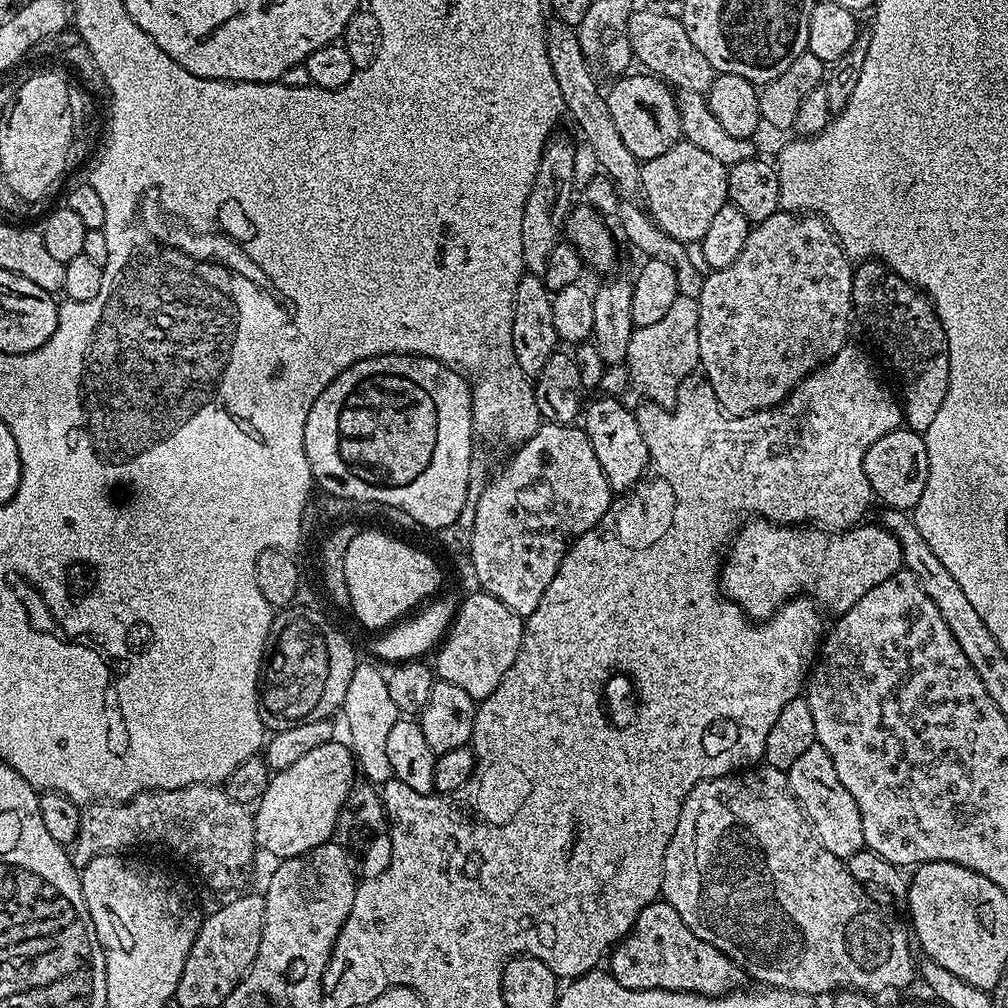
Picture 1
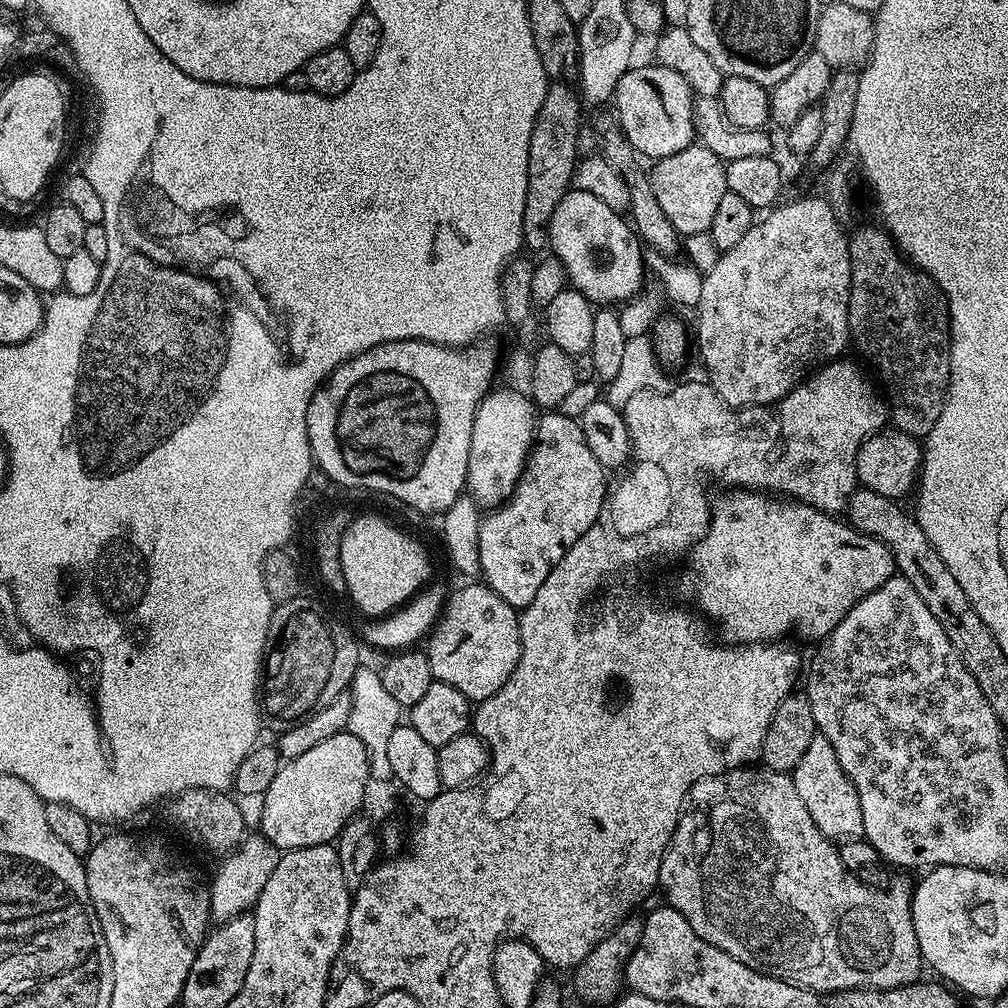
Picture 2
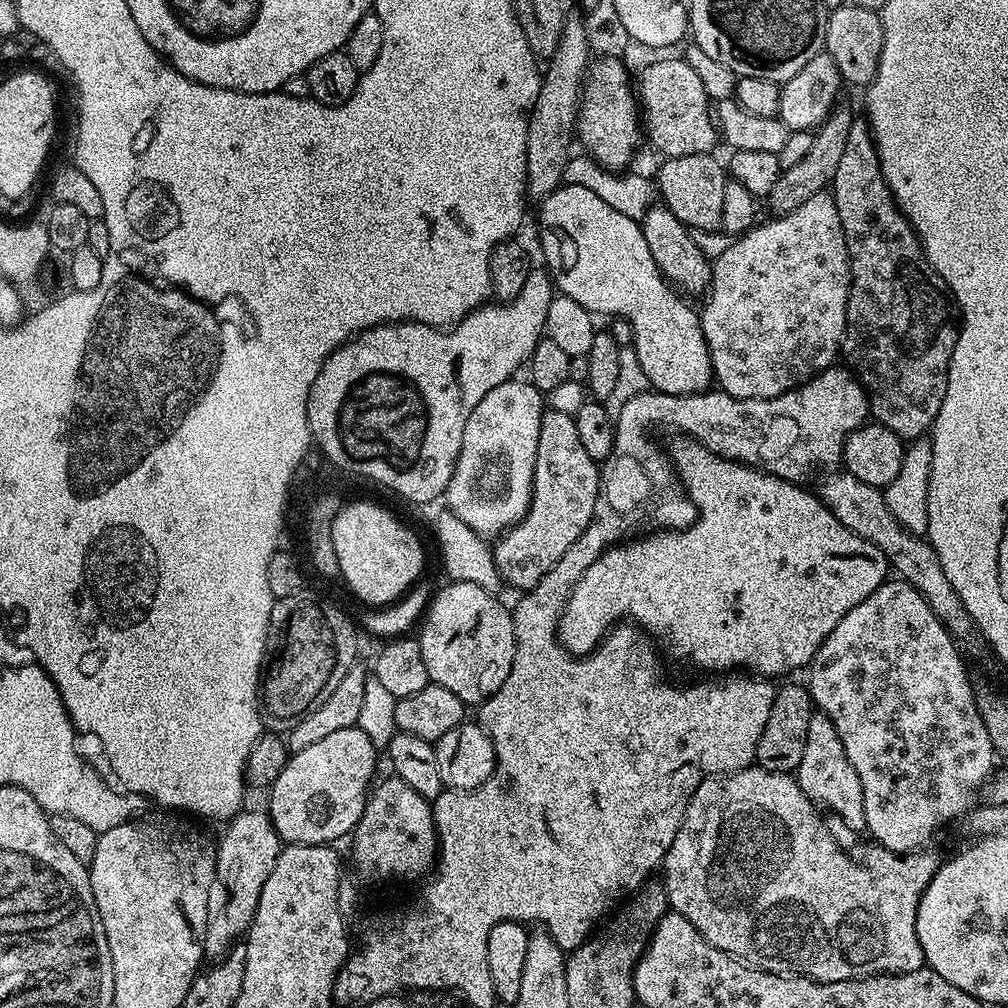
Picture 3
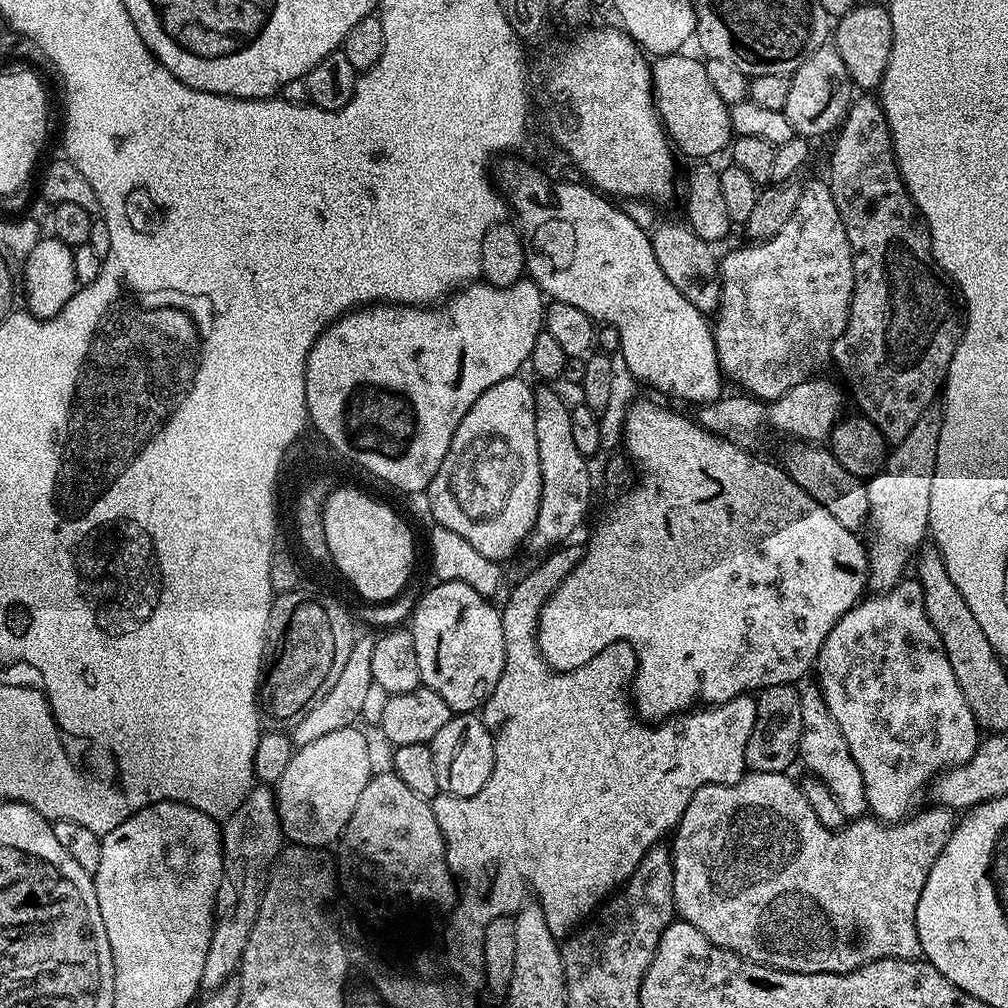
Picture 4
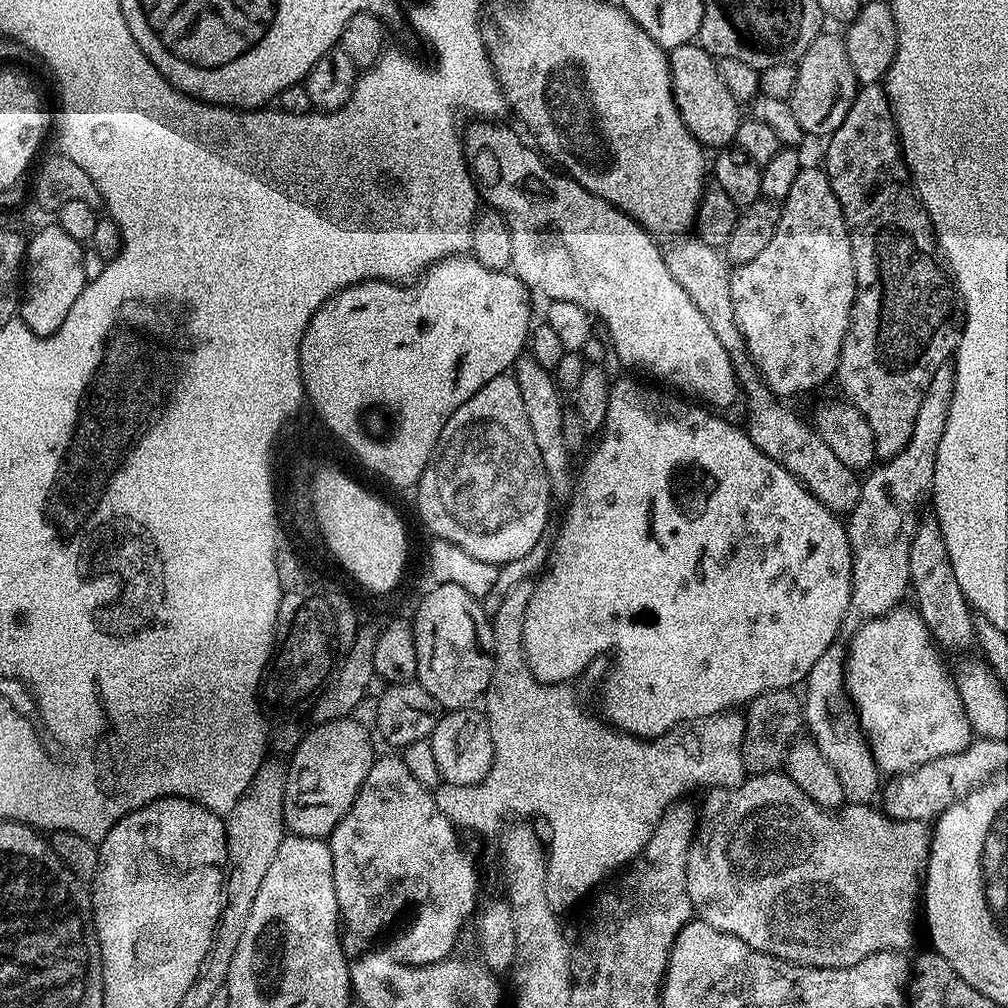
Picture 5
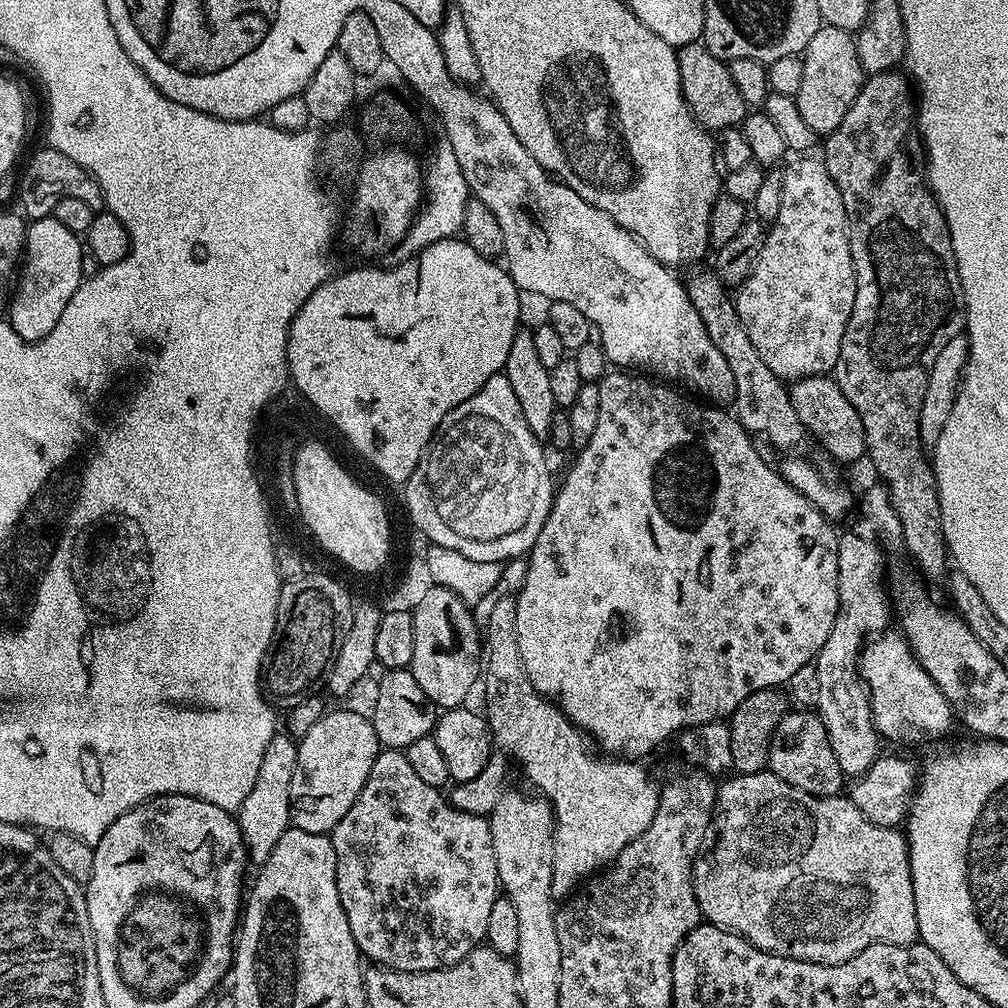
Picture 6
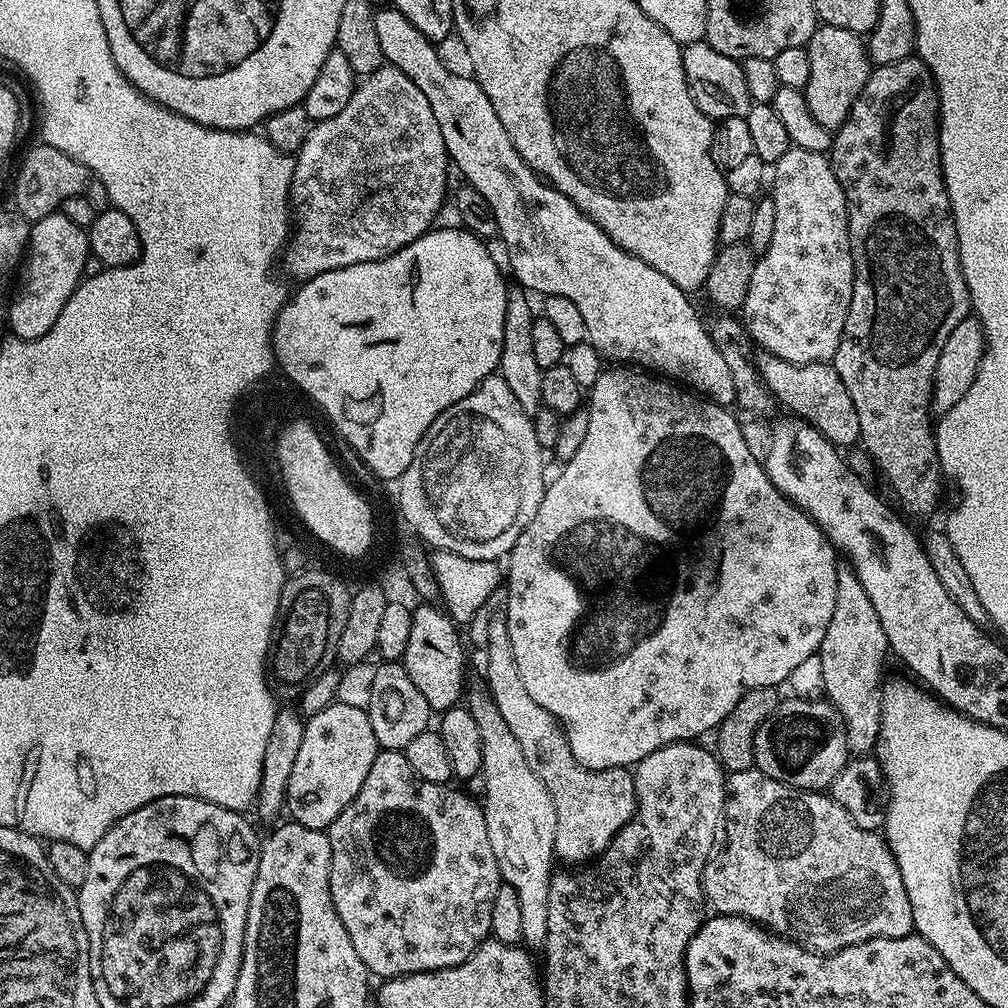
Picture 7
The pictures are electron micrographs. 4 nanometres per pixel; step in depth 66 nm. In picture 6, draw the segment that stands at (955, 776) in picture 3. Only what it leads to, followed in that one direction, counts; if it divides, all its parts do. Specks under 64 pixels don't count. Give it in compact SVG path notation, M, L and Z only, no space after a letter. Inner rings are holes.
M885 630L865 643L860 651L860 676L868 685L874 726L885 741L904 740L907 736L928 740L931 736L946 735L954 725L950 702L942 690L938 690L934 678L922 670L908 641L899 631Z

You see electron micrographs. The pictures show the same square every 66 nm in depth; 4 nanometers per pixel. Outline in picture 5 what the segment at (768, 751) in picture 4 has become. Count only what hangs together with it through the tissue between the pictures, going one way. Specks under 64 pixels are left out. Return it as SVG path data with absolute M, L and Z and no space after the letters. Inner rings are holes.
M775 688L766 690L748 701L743 713L744 733L740 750L742 762L749 773L774 772L783 765L788 745L799 733L796 731L799 728L801 731L802 728L802 700L794 693L795 691L787 688Z

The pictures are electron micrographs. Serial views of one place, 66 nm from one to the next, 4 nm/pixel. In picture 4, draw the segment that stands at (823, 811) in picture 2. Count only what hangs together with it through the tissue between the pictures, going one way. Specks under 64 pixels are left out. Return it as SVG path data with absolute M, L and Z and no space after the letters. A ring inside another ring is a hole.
M805 683L800 688L800 701L802 702L802 738L800 739L799 759L804 760L804 764L809 768L811 775L826 785L830 790L830 794L834 794L834 798L838 802L838 806L842 806L845 817L860 818L869 811L868 799L866 798L866 790L862 780L862 770L858 768L858 762L854 760L848 749L846 738L842 736L842 730L838 726L838 722L834 722L834 718L830 714L830 710L824 696L821 694L819 687L815 683Z

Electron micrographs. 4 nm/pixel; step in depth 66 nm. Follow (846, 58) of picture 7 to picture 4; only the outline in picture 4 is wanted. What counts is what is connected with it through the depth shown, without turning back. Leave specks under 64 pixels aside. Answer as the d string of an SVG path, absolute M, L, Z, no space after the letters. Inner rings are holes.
M834 46L814 50L796 67L790 76L790 94L786 97L784 113L793 133L805 138L835 133L844 122L844 115L854 99L854 85L842 62L842 54Z

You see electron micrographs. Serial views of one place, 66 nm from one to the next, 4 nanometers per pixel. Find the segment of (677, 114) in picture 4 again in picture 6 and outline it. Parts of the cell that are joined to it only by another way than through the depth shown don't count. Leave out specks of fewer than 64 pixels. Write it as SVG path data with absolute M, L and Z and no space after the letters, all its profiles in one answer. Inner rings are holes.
M700 42L684 45L676 57L682 94L696 121L709 130L743 125L746 105L742 94L738 94L738 86L734 86L734 78L730 78L727 63L710 54L710 50Z

